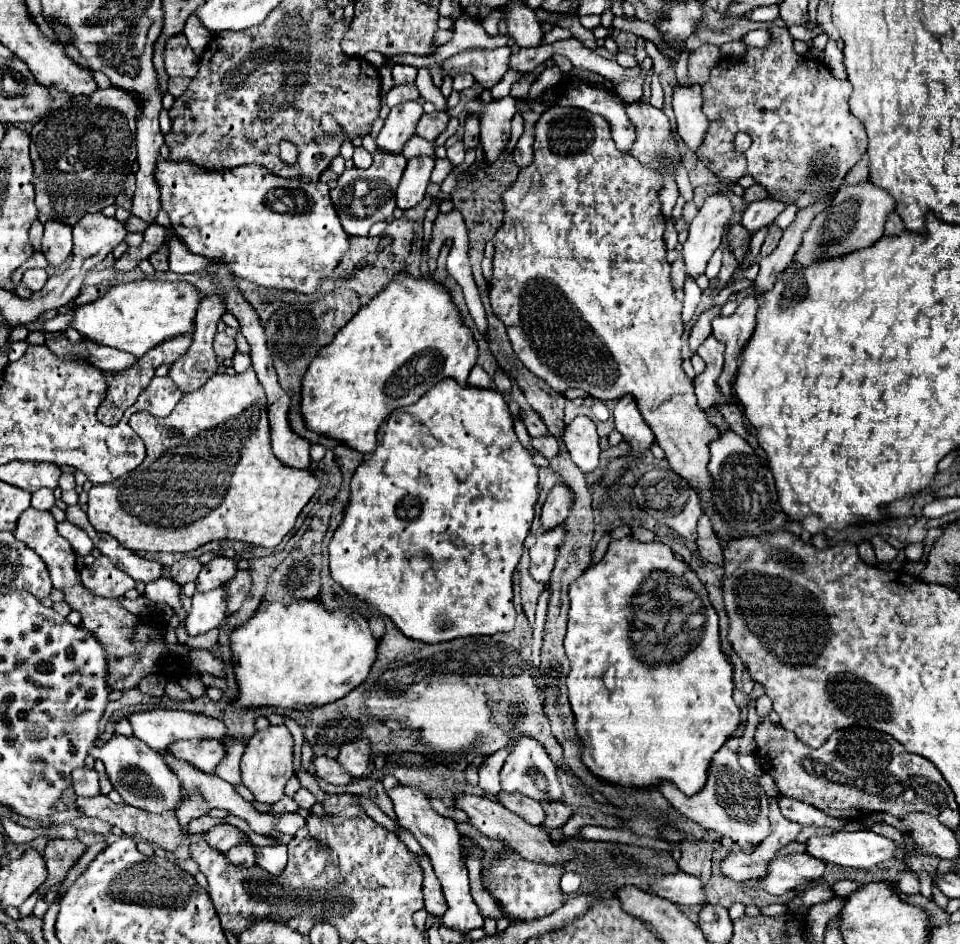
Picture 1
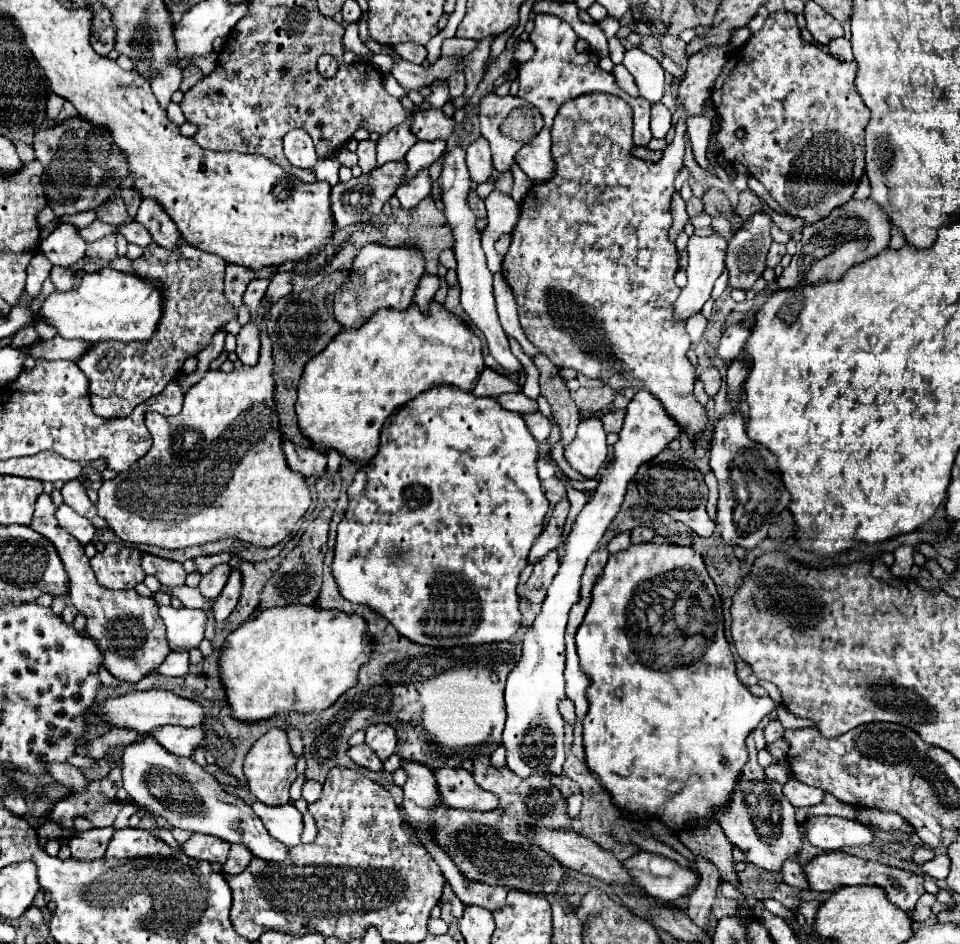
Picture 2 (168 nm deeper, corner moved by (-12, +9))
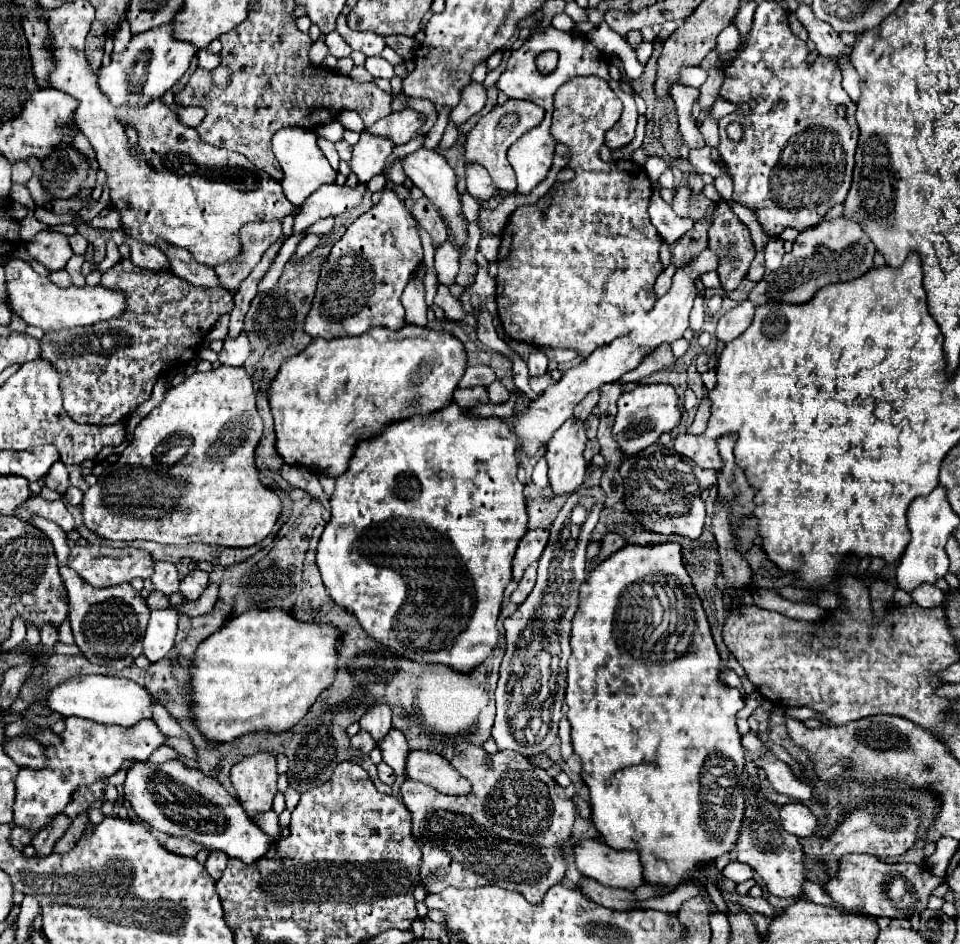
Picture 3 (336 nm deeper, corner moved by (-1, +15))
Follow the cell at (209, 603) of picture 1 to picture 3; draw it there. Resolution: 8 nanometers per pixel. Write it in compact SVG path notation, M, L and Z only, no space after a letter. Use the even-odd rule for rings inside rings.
M173 609L151 611L147 631L143 637L143 655L151 663L157 663L171 651L173 639L177 633L177 621L179 621L179 615Z

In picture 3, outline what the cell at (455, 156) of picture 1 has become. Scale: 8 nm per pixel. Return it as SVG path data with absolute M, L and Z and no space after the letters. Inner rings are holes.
M417 149L413 151L411 155L407 155L403 161L403 171L407 175L407 179L419 187L423 191L423 195L427 199L431 199L437 207L437 211L443 215L443 219L447 221L449 229L453 231L455 239L459 241L457 245L457 251L463 251L463 245L467 241L467 231L465 231L465 225L463 225L463 219L461 219L461 203L459 203L459 193L455 189L455 171L449 167L449 163L445 161L445 157L437 151L427 151L427 149Z

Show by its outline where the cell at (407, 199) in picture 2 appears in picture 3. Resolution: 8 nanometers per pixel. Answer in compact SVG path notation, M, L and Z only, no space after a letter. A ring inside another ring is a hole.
M383 191L381 201L347 227L347 231L333 245L327 261L323 263L313 305L305 319L305 333L309 333L309 337L313 339L317 337L335 339L335 337L355 337L371 327L387 327L391 331L401 329L401 325L405 323L401 293L419 265L421 265L421 241L411 209L393 191Z

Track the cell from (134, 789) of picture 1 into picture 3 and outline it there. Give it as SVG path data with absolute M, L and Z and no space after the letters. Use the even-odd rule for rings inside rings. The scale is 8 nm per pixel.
M165 761L163 765L135 763L123 785L125 799L137 817L157 831L185 837L203 845L207 851L221 851L247 865L261 859L271 845L271 839L245 815L239 801L219 781L203 775L199 769L189 769L181 761Z

